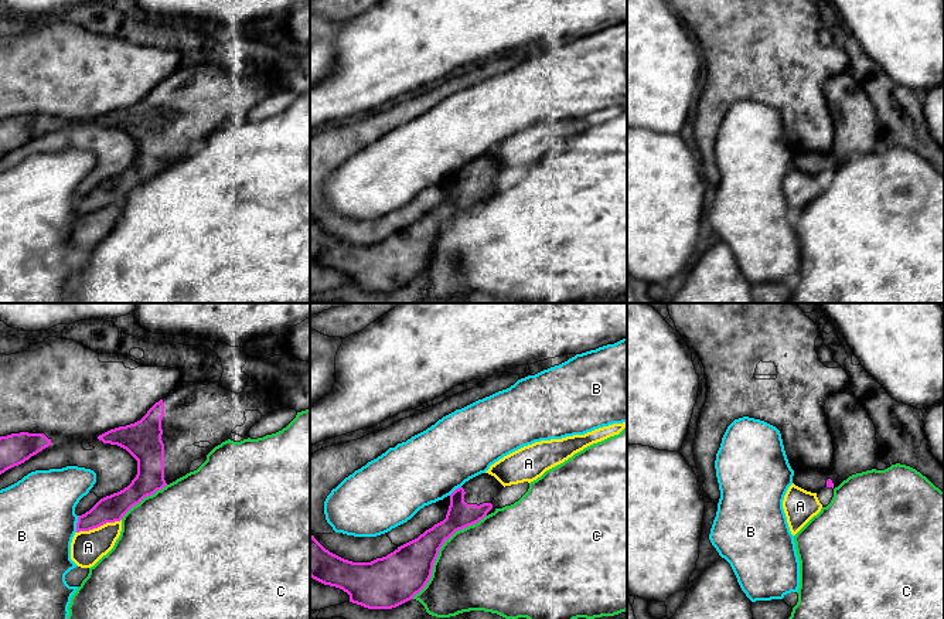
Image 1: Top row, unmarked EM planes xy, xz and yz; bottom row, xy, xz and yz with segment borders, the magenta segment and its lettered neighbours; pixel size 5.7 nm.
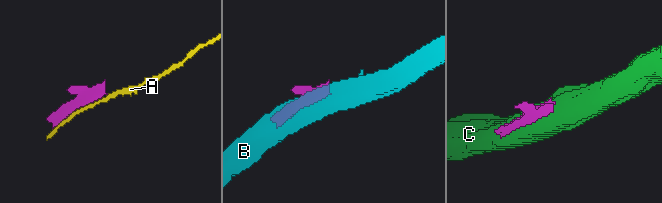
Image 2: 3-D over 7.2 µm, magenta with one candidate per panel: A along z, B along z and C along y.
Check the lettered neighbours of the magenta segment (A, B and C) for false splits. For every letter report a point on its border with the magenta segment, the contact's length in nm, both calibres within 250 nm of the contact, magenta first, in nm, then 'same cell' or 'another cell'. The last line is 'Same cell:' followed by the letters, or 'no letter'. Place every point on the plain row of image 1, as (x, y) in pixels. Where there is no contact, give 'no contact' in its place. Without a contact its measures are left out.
A: meets magenta in xy at (98, 208); contact 260 nm long; 150 nm thick on the magenta side, 190 nm on the other; another cell
B: meets magenta in xy at (77, 207); contact 100 nm long; 150 nm thick on the magenta side, 440 nm on the other; another cell
C: meets magenta in xz at (439, 231); contact 650 nm long; 280 nm thick on the magenta side, 480 nm on the other; another cell
Same cell: no letter

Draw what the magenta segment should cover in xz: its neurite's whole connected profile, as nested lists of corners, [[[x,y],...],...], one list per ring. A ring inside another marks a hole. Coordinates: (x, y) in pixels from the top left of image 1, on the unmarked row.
[[[481,156],[450,177],[446,201],[418,221],[371,245],[352,245],[326,232],[310,217],[310,259],[350,278],[368,292],[392,292],[419,276],[429,265],[439,232],[456,214],[495,194],[493,183],[504,169]]]

